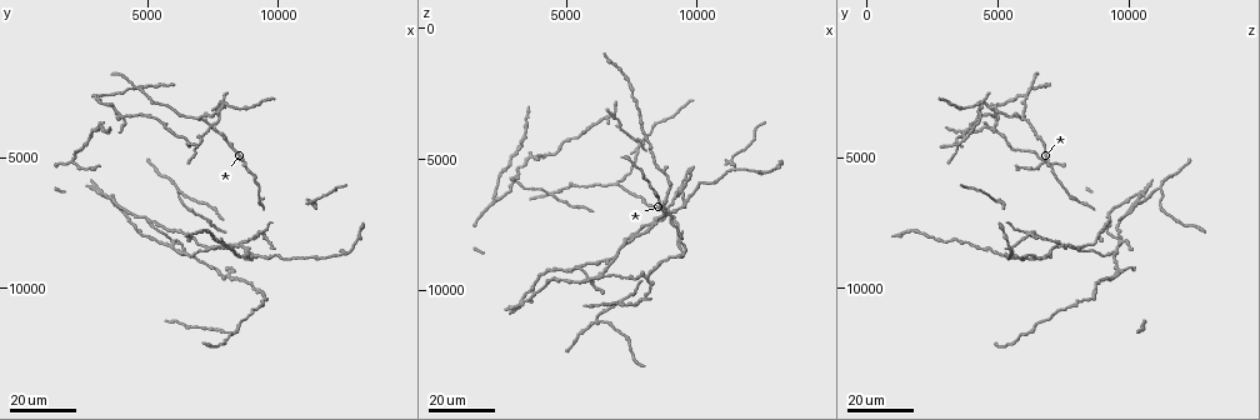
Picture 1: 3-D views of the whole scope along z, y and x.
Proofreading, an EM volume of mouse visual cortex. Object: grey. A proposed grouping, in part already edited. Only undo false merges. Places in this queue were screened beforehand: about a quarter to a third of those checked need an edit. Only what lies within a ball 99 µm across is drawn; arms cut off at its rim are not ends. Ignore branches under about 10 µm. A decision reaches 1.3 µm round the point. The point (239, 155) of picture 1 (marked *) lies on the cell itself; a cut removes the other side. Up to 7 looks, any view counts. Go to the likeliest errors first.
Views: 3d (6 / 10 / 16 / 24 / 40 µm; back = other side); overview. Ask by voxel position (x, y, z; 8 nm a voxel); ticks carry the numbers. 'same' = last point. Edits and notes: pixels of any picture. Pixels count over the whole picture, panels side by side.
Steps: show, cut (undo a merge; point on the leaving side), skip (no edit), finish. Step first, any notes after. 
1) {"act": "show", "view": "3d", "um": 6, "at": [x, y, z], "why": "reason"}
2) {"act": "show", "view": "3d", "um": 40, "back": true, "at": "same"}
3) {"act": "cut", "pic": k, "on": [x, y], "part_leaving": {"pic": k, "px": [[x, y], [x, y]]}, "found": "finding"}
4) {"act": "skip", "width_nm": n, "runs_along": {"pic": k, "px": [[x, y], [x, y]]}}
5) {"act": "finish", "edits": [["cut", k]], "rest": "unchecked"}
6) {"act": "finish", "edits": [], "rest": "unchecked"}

{"act": "show", "view": "3d", "um": 16, "at": [7800, 2900, 4300]}

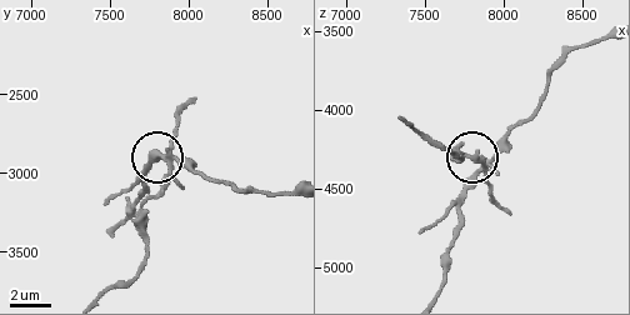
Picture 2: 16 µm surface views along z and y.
{"act": "show", "view": "3d", "um": 6, "at": [7880, 2960, 4360], "why": "closer look"}

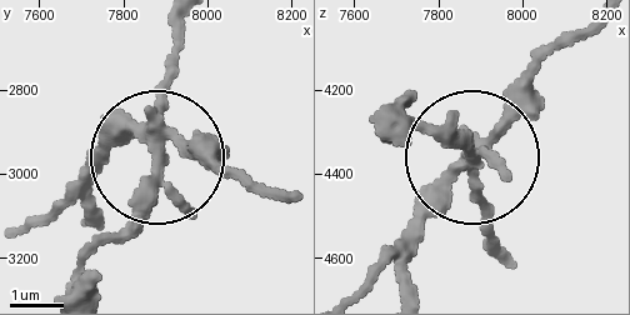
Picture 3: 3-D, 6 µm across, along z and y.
{"act": "show", "view": "3d", "um": 6, "back": true, "at": [7875, 2955, 4365], "why": "from behind"}

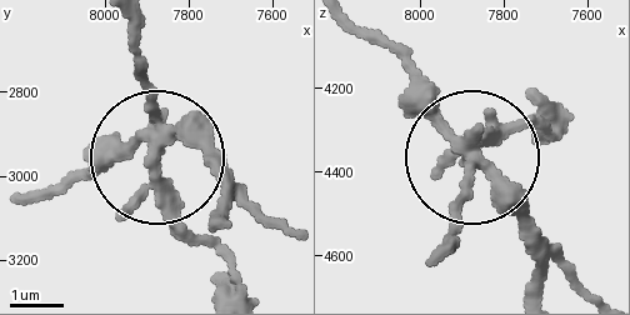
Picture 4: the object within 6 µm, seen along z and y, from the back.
{"act": "cut", "pic": 4, "on": [519, 124], "part_leaving": {"pic": 4, "px": [[154, 180], [221, 255], [225, 283]]}, "found": "two cells meet here"}

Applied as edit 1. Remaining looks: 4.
{"act": "show", "view": "3d", "um": 24, "at": [9500, 8000, 6200], "why": "looks like a crossing"}

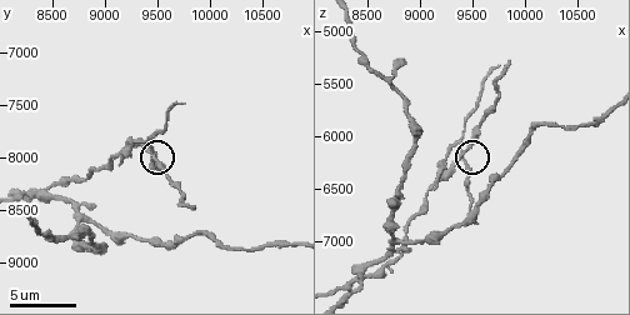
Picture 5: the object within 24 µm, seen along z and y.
{"act": "show", "view": "3d", "um": 10, "at": [9380, 7920, 6180], "why": "closer look"}

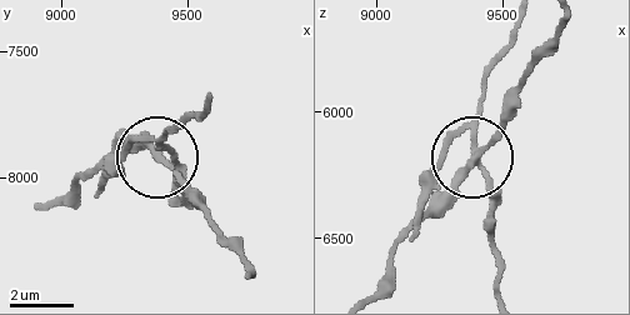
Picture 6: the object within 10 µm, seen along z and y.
{"act": "skip", "width_nm": 180, "found": "all the same cell"}

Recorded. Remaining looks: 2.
{"act": "show", "view": "3d", "um": 10, "at": [8640, 8220, 7320]}

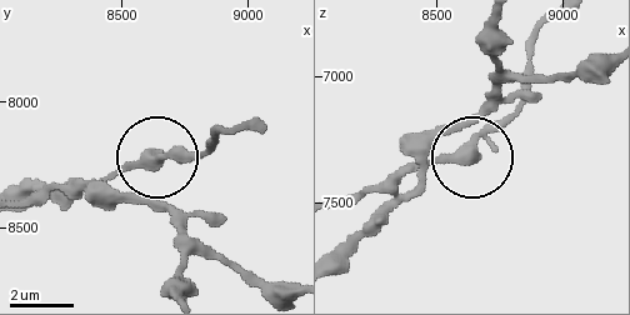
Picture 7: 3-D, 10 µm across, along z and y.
{"act": "skip", "arms": 3, "found": "one cell here"}

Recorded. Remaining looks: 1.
{"act": "finish", "edits": [["cut", 4]], "rest": "unchecked"}

